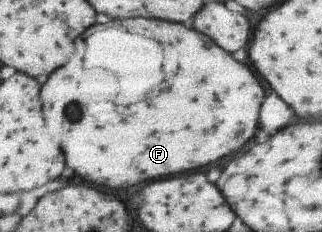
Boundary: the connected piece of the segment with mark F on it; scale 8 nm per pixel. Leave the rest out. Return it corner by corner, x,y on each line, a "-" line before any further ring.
112,19
84,33
74,59
52,73
42,97
52,113
66,117
58,133
62,135
64,153
68,153
68,165
96,185
128,189
140,181
160,179
152,175
176,175
208,167
242,149
256,135
258,111
266,95
250,67
238,63
196,29
160,19

